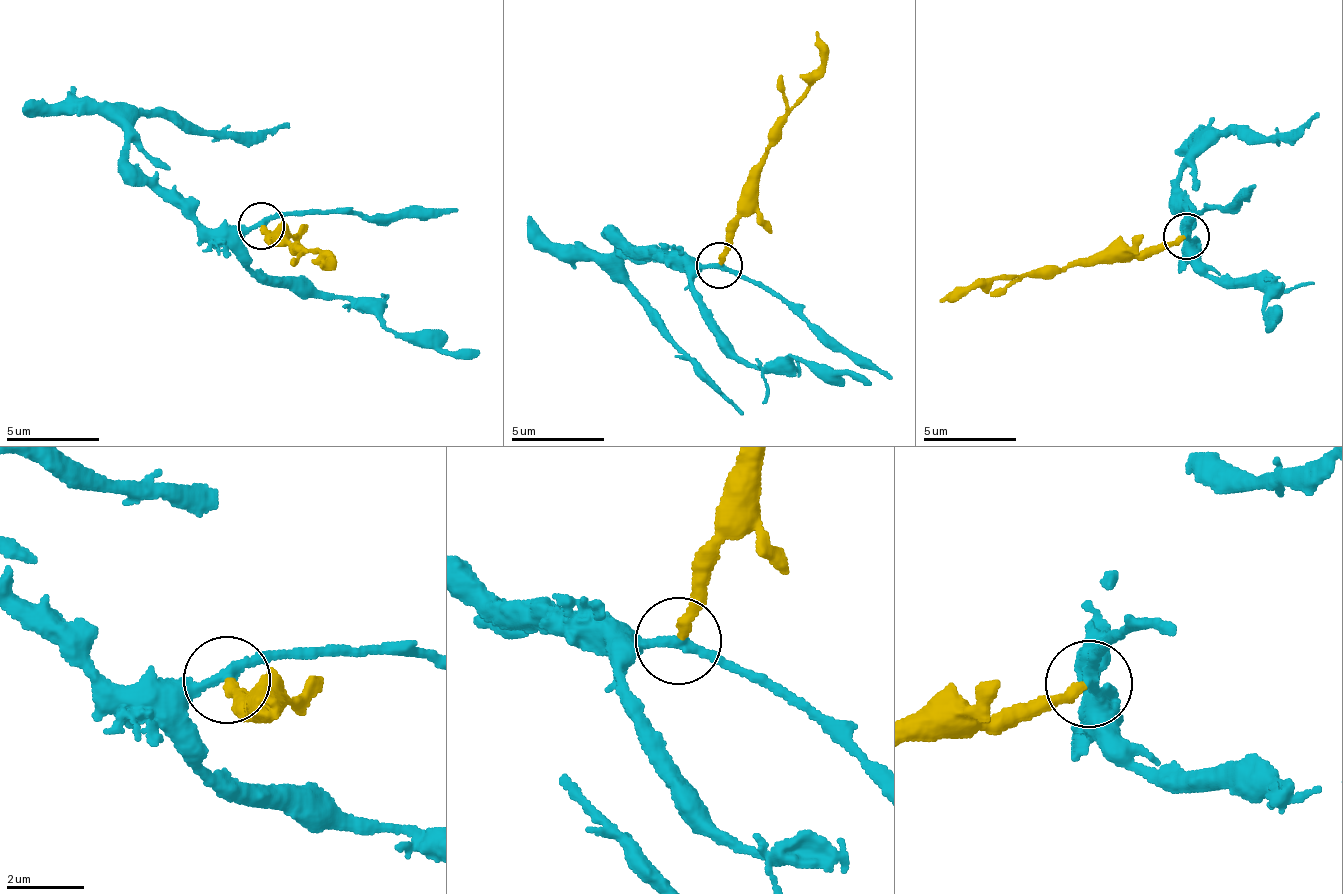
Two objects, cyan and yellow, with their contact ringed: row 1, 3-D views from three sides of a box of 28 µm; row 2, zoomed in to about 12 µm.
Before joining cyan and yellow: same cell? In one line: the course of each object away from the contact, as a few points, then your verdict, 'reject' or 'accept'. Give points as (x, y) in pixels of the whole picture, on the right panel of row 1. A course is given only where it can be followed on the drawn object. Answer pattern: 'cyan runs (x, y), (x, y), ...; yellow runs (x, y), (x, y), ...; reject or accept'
cyan runs (1187, 234), (1197, 246), (1186, 207), (1198, 155), (1231, 134), (1310, 127), (1319, 111); yellow runs (1187, 239), (1108, 252), (940, 300); reject

